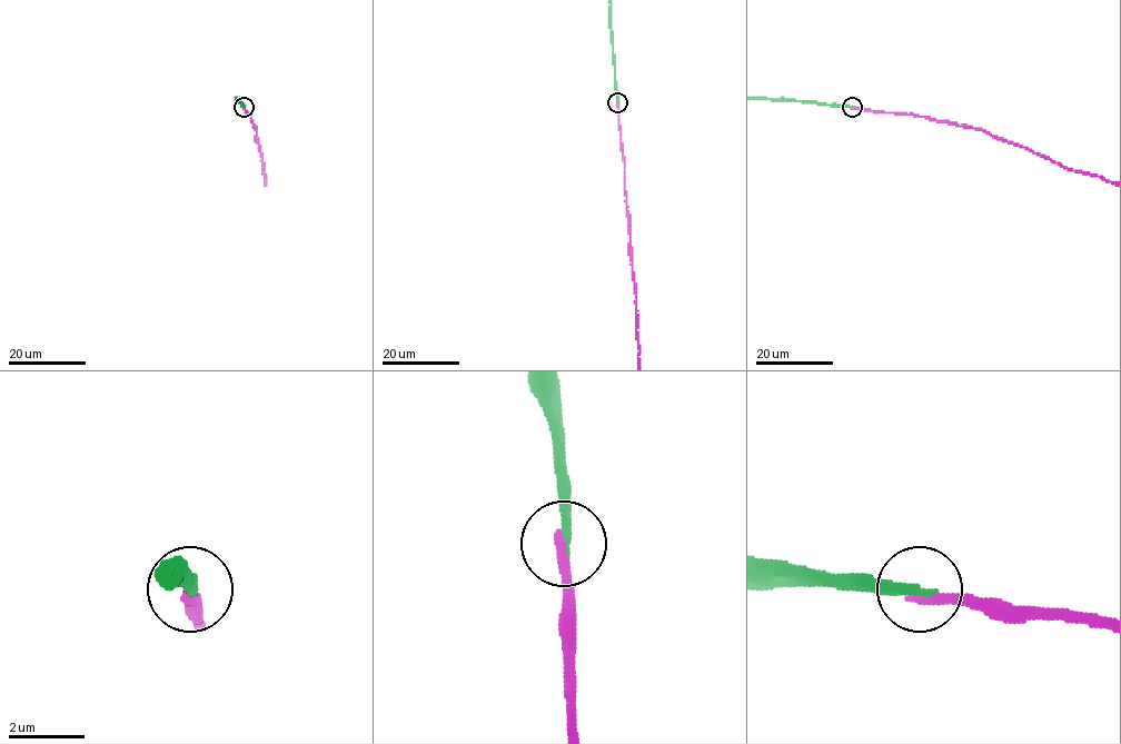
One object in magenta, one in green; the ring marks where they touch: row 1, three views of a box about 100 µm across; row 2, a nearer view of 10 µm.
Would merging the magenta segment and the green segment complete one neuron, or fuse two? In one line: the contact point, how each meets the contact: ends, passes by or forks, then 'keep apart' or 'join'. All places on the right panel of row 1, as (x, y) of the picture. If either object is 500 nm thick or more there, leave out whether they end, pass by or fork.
place (852, 107); magenta ends; green ends; keep apart

